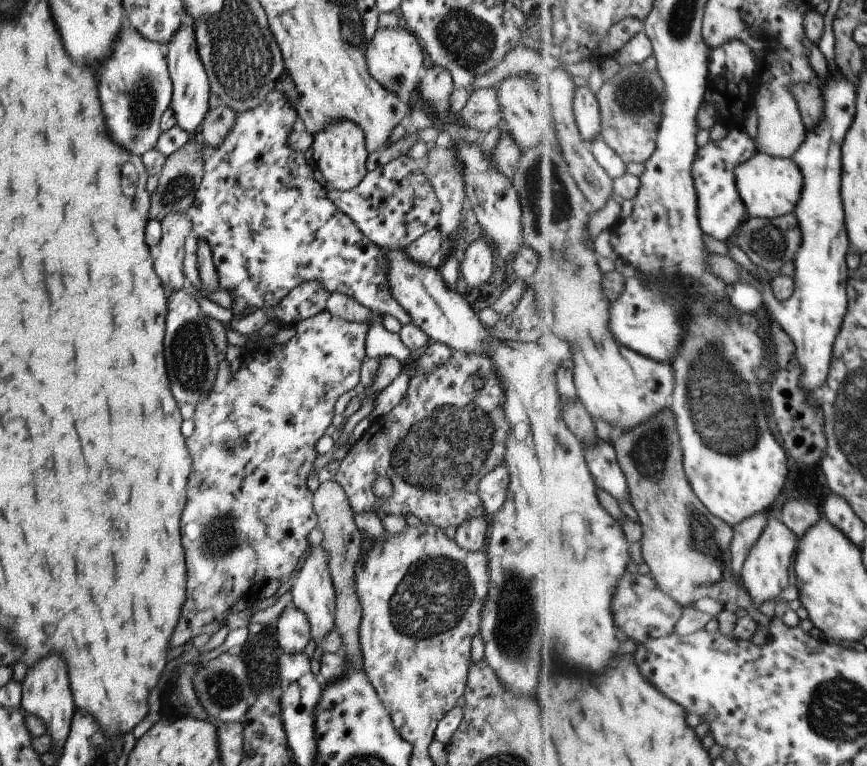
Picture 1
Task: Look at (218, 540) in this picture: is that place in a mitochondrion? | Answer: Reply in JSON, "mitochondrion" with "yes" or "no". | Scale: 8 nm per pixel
{"mitochondrion":"yes"}

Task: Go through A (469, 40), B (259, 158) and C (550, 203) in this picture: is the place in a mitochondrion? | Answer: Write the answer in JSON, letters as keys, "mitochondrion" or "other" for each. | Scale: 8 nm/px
{"A":"mitochondrion","B":"other","C":"mitochondrion"}

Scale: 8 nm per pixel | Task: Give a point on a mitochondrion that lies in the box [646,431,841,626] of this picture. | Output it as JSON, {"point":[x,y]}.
{"point":[702,534]}

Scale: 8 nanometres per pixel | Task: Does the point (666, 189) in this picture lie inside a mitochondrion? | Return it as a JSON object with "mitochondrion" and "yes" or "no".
{"mitochondrion":"no"}

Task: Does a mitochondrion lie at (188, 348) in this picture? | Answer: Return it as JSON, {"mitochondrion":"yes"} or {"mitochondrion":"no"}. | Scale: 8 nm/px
{"mitochondrion":"yes"}

